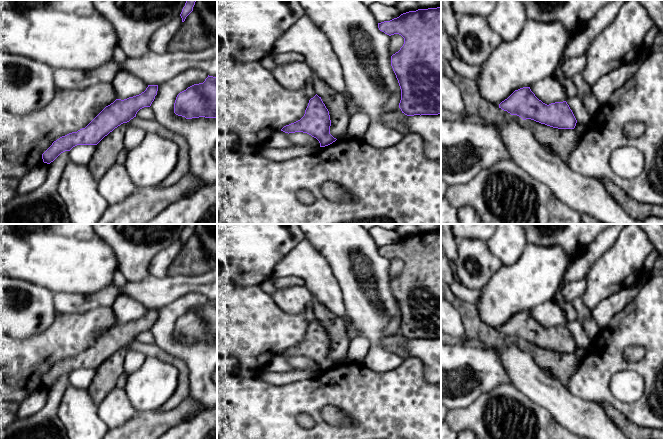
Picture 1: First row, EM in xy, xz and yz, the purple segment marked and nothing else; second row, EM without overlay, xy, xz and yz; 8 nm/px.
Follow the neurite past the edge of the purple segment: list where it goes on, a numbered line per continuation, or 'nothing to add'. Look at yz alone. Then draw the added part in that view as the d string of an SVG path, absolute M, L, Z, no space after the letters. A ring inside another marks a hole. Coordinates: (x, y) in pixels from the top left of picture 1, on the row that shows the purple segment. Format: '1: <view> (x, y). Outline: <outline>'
nothing to add

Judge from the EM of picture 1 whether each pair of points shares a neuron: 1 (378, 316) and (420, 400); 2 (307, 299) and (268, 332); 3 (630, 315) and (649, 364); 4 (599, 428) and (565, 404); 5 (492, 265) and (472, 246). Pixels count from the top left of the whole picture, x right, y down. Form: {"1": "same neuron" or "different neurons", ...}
{"1": "different neurons", "2": "different neurons", "3": "same neuron", "4": "same neuron", "5": "same neuron"}

